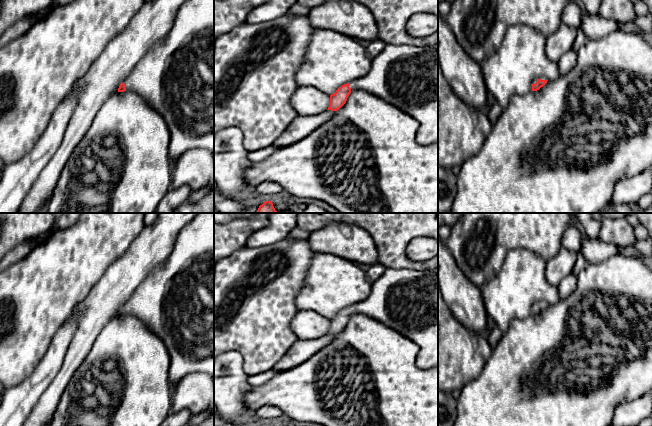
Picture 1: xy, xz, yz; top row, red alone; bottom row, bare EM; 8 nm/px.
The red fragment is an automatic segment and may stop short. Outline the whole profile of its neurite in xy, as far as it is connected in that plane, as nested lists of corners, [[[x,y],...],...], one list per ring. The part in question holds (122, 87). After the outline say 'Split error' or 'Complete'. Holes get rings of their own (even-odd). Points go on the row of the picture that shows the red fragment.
[[[187,0],[179,9],[173,28],[168,37],[160,41],[137,64],[131,74],[120,84],[118,92],[126,90],[139,93],[145,102],[162,115],[170,132],[169,156],[171,168],[176,160],[191,149],[214,151],[214,0]]]. Split error

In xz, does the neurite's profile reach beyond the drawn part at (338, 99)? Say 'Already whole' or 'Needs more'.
Needs more

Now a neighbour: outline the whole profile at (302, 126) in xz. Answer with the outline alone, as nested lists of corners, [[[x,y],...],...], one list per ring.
[[[327,110],[317,116],[298,116],[288,128],[273,142],[276,147],[292,145],[326,123],[336,111]]]

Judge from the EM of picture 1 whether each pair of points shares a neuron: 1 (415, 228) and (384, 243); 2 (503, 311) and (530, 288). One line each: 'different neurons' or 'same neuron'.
1: same neuron
2: same neuron

